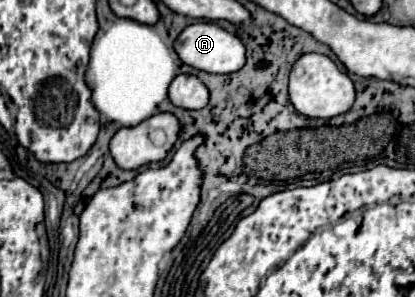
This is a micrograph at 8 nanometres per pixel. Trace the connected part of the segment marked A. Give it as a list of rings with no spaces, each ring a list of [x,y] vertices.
[[[197,22],[197,24],[187,26],[175,40],[175,50],[185,64],[197,70],[211,72],[211,74],[231,74],[231,72],[241,70],[245,64],[243,42],[235,34],[229,34],[227,30],[223,30],[221,26],[213,22]]]

